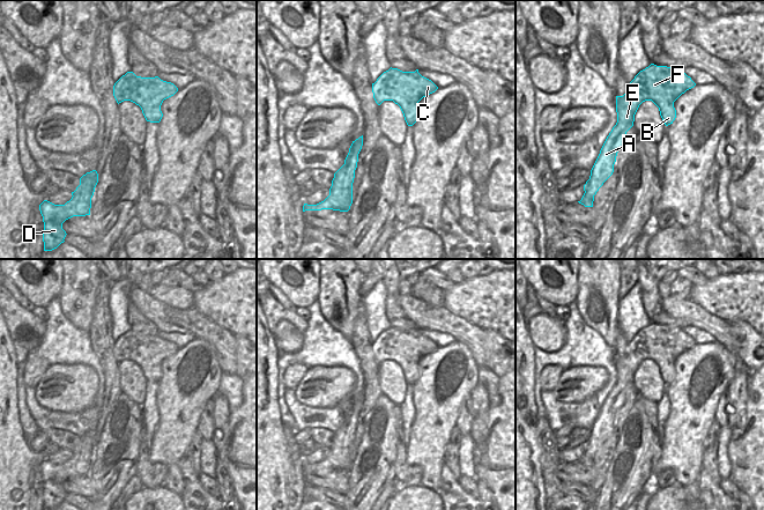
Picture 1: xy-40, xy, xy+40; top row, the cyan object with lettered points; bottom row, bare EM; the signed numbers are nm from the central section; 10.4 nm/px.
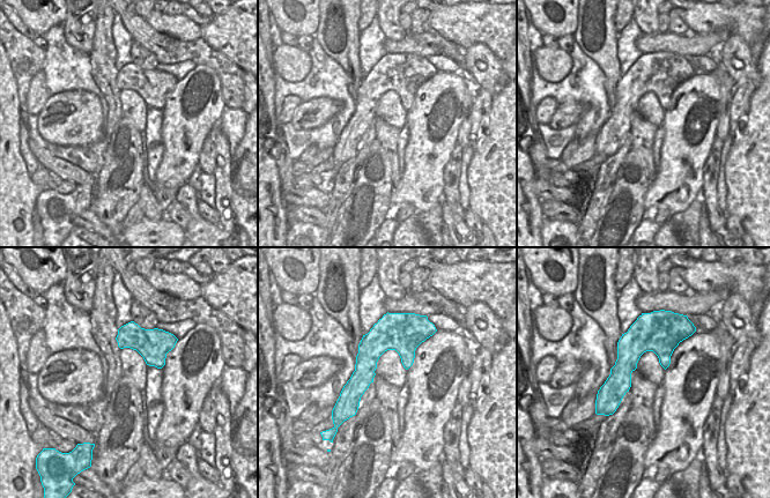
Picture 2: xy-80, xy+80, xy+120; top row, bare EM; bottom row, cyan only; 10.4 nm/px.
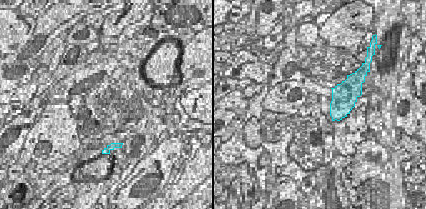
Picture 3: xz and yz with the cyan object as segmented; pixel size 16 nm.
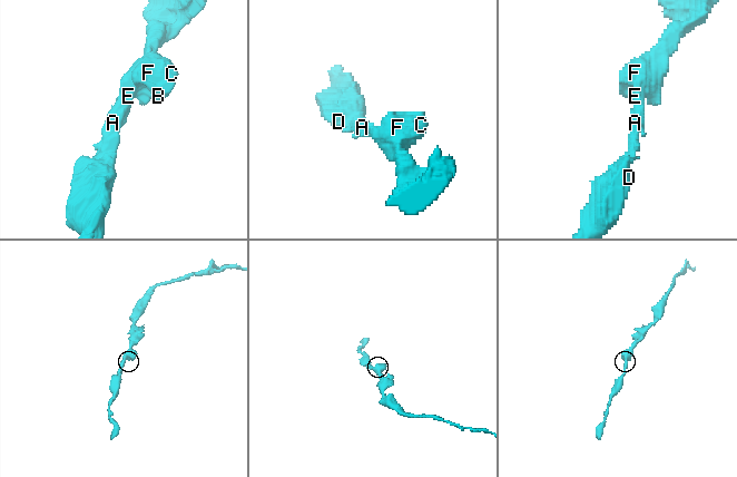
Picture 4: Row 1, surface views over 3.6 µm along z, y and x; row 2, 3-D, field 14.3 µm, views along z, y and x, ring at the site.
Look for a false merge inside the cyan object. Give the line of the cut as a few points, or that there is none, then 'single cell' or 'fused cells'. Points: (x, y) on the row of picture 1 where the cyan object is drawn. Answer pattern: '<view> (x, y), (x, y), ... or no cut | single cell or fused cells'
no cut | single cell

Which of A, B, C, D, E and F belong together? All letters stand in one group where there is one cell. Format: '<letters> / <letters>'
A B C D E F

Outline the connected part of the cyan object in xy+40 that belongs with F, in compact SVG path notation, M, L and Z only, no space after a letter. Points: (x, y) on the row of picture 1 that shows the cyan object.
M651 64L635 76L626 86L625 94L616 96L617 123L600 150L589 179L584 185L585 193L579 204L593 207L594 195L614 172L617 153L625 141L626 132L633 126L639 105L652 101L659 108L662 121L668 126L676 118L674 102L695 86L691 77L677 67Z

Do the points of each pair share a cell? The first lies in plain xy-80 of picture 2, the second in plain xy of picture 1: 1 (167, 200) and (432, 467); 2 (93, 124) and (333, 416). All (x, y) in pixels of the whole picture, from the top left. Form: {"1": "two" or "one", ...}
{"1": "two", "2": "two"}

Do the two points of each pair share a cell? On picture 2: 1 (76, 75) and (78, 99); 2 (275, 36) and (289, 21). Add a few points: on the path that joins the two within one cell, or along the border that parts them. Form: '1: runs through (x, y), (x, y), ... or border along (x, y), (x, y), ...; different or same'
1: border along (51, 95), (83, 89), (91, 91), (101, 103); different
2: border along (269, 12), (275, 23), (282, 30); different

